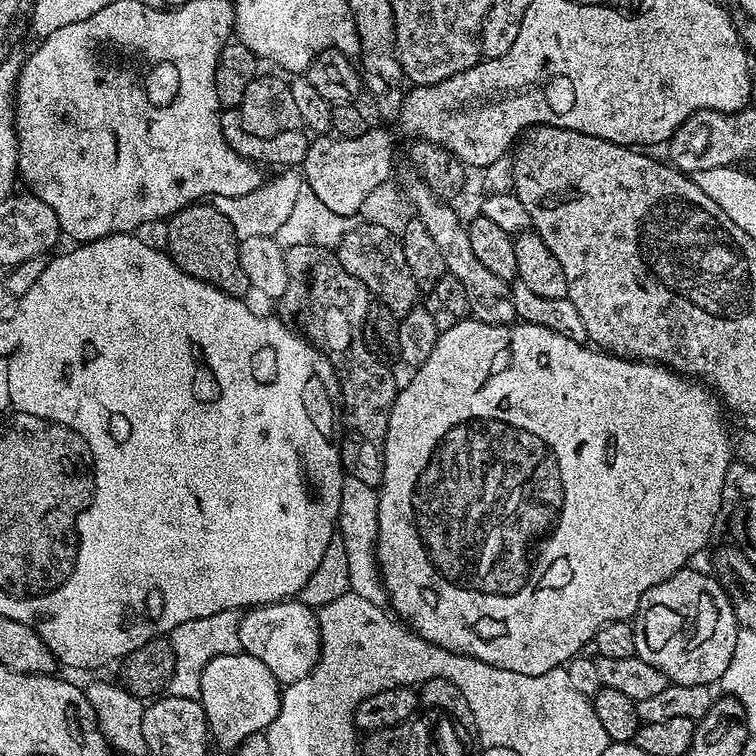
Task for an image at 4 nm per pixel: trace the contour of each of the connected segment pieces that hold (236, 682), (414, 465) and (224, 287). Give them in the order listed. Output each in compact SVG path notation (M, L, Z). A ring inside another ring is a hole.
M239 650L228 655L220 655L208 662L201 676L201 694L199 701L203 706L206 714L209 735L216 743L228 752L235 751L250 734L267 731L270 722L278 718L280 713L280 694L282 685L280 681L270 674L266 664L261 662L256 656Z
M460 318L450 330L440 333L438 342L434 346L430 358L422 362L420 368L411 373L408 385L401 387L396 394L396 400L390 410L390 422L386 430L384 443L384 469L382 482L378 489L378 538L376 539L376 565L380 568L380 577L384 589L388 591L388 604L391 611L413 632L426 638L426 642L434 642L434 646L442 646L451 652L466 654L486 662L490 666L498 666L502 670L512 670L517 674L538 675L567 665L573 656L581 655L584 648L595 641L598 630L606 622L615 620L631 621L638 610L638 602L646 590L658 586L675 572L687 568L693 563L692 559L703 550L716 528L716 519L720 516L720 503L724 500L724 488L728 478L728 468L734 463L734 444L728 440L728 428L720 417L722 404L719 399L703 383L692 378L685 378L659 364L625 358L620 354L609 354L604 350L597 350L587 343L571 340L546 326L534 326L523 322L511 324L484 324L481 320Z
M197 202L178 210L167 221L169 240L167 251L176 265L186 274L222 290L228 296L247 297L250 289L248 279L238 262L240 240L234 226L216 209L215 203Z

